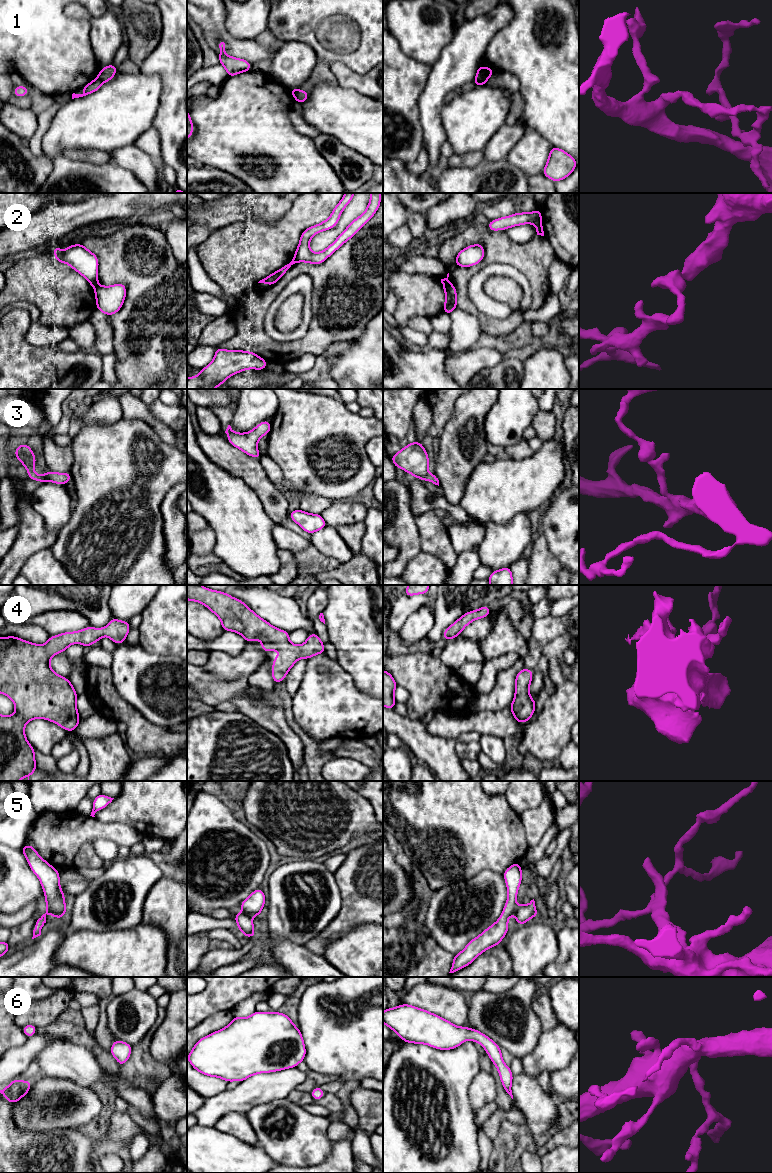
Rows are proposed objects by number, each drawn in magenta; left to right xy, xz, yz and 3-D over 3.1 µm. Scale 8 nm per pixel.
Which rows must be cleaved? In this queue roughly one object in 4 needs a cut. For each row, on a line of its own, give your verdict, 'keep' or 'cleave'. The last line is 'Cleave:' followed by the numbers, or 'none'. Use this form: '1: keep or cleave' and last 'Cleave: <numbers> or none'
1: cleave
2: cleave
3: keep
4: keep
5: keep
6: keep
Cleave: 1, 2

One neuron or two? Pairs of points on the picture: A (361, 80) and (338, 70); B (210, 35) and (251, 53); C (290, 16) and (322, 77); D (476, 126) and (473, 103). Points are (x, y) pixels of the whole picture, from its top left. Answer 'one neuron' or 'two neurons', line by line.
A: one neuron
B: one neuron
C: two neurons
D: one neuron

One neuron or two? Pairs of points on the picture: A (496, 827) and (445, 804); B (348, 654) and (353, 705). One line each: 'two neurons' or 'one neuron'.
A: one neuron
B: two neurons

